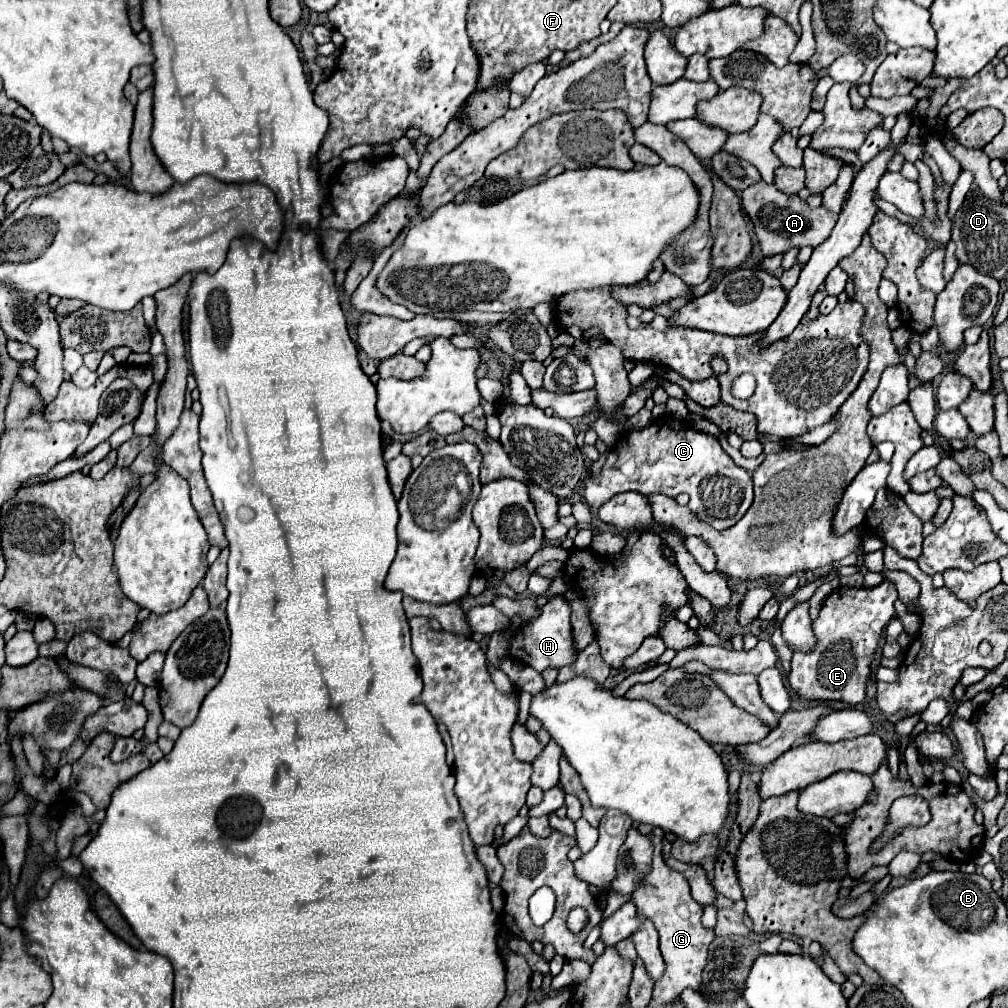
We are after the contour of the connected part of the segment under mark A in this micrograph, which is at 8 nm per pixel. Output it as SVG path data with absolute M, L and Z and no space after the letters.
M758 182L742 192L742 208L754 224L754 234L758 238L762 254L768 258L786 254L790 248L816 248L826 240L826 236L830 236L834 220L838 220L838 214L830 212L828 208L810 208L800 196L786 196L766 182Z

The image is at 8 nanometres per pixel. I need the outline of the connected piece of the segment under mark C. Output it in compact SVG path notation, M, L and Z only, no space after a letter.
M670 414L654 418L650 426L632 430L616 442L600 474L584 480L584 500L590 508L598 510L612 496L628 492L628 488L638 488L634 492L644 496L666 494L670 498L686 492L690 496L690 510L716 530L734 526L752 504L750 474L734 464L714 436L698 432Z

